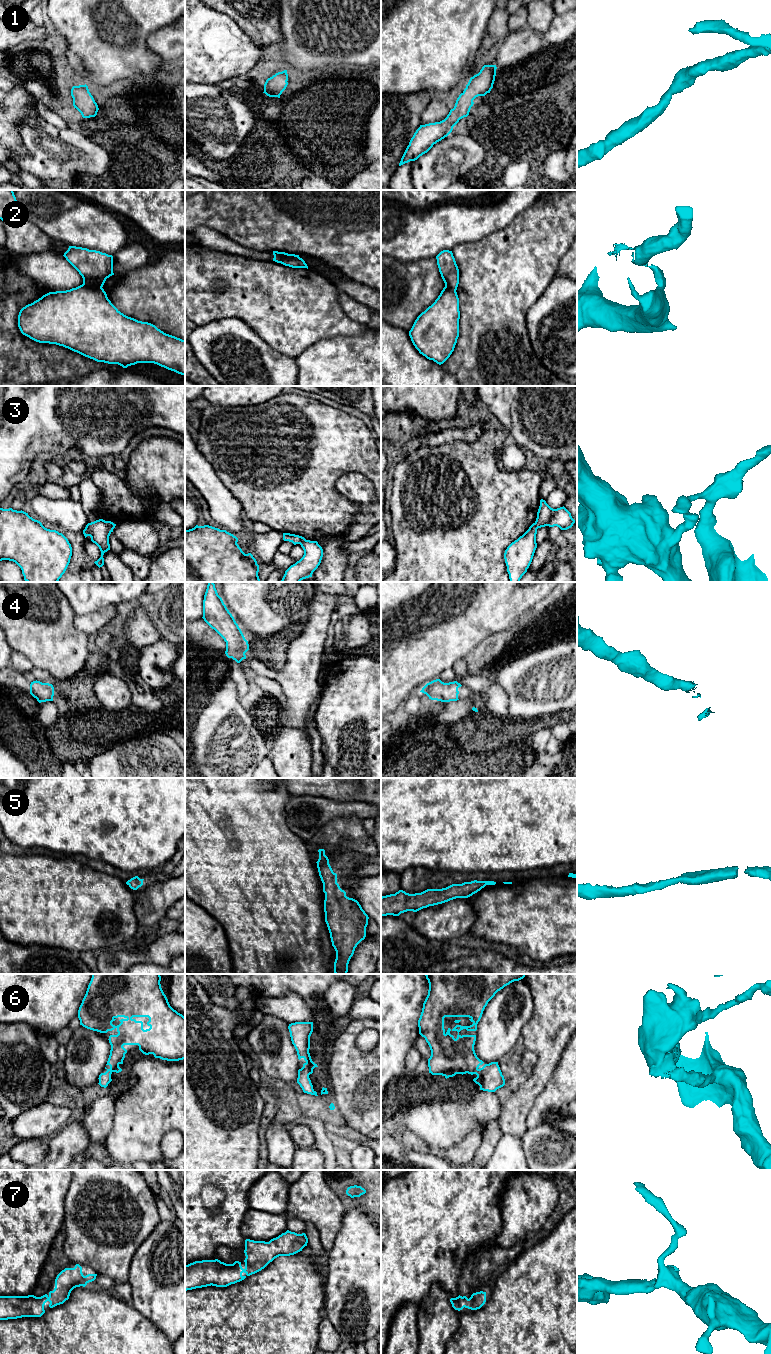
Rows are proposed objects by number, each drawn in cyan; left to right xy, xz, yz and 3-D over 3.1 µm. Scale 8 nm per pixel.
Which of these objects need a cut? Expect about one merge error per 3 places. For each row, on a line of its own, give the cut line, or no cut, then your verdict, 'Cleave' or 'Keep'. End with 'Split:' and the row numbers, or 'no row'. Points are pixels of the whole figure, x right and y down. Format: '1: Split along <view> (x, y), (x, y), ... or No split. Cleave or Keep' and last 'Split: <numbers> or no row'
1: No split. Keep
2: Split along xy (83, 283), (101, 288). Cleave
3: Split along xz (305, 539), (300, 544). Cleave
4: No split. Keep
5: No split. Keep
6: No split. Keep
7: No split. Keep
Split: 2, 3

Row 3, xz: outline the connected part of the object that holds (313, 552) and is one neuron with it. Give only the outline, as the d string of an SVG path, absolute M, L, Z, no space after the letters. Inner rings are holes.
M304 540L301 544L304 550L303 557L286 571L280 582L300 582L312 577L323 557L323 549L317 541Z

